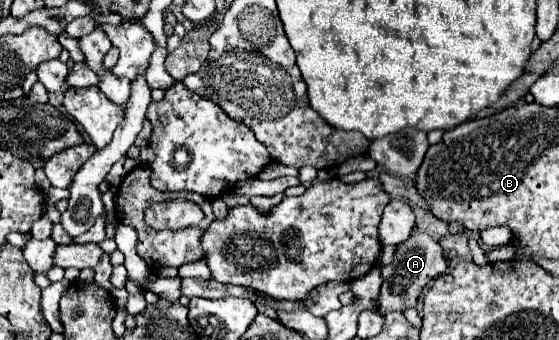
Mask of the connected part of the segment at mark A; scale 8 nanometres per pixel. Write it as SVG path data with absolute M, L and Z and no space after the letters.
M413 233L405 243L399 245L395 259L389 265L381 265L381 271L383 271L383 287L379 297L379 313L381 315L387 315L387 311L403 313L405 309L417 305L419 293L431 279L447 271L447 259L443 255L441 245L435 239L431 239L427 233Z

